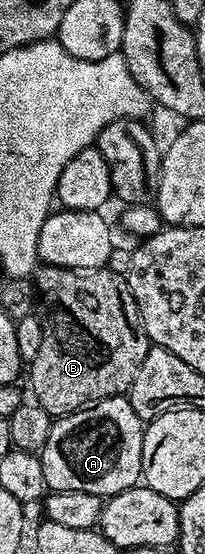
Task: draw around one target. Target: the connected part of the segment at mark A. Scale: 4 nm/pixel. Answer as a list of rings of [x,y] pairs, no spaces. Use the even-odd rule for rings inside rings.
[[[124,395],[99,399],[87,407],[69,415],[59,416],[46,437],[46,445],[38,452],[42,473],[53,491],[78,489],[82,493],[94,493],[101,497],[111,497],[126,489],[137,486],[142,479],[142,445],[144,444],[145,420],[134,413],[134,405]]]

